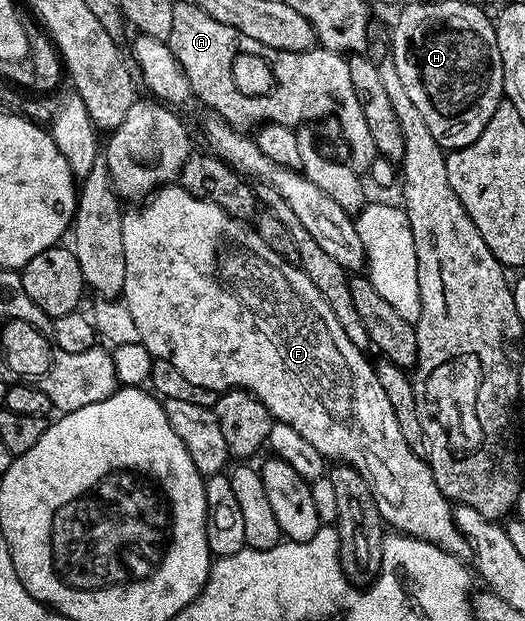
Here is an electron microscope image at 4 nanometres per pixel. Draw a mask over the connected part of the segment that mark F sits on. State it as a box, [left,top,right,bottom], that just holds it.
[121,186,471,558]

